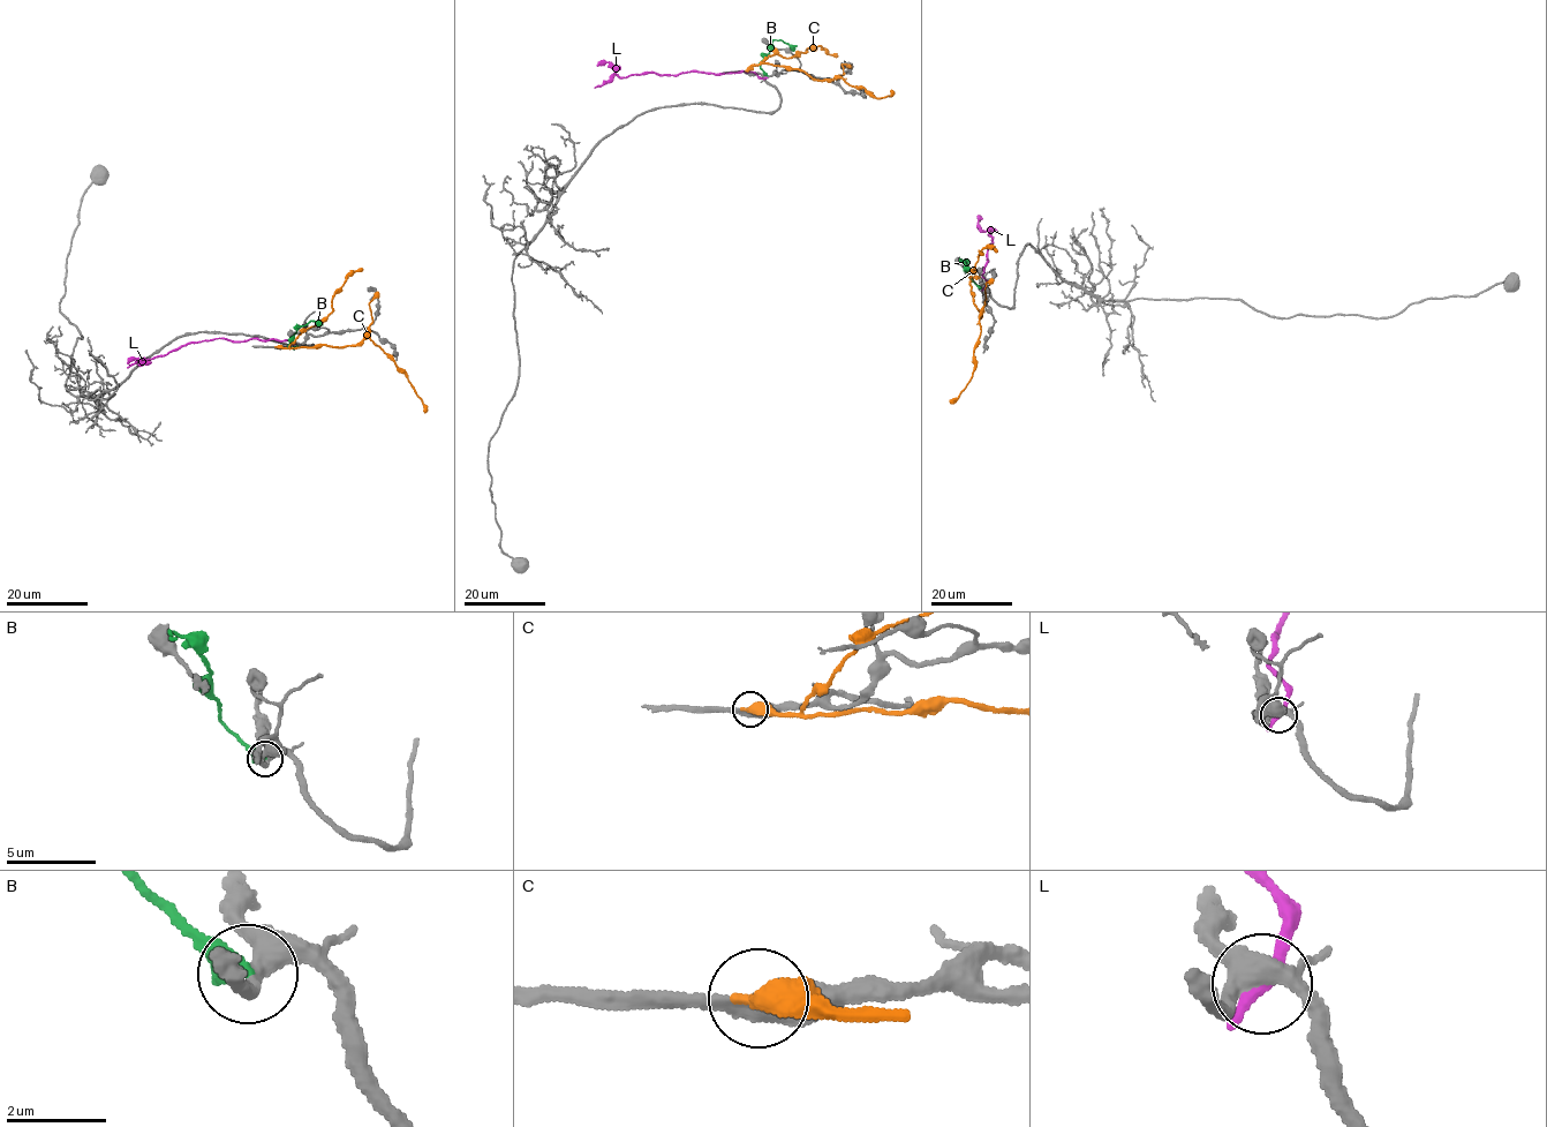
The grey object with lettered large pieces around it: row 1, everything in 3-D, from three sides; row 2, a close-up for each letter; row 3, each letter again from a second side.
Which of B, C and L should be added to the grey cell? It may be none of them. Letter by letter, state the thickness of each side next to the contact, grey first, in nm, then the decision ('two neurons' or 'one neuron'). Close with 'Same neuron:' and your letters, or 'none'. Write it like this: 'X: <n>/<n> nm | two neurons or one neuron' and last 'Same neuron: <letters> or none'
B: 280/480 nm | two neurons
C: 480/500 nm | two neurons
L: 400/320 nm | two neurons
Same neuron: none

